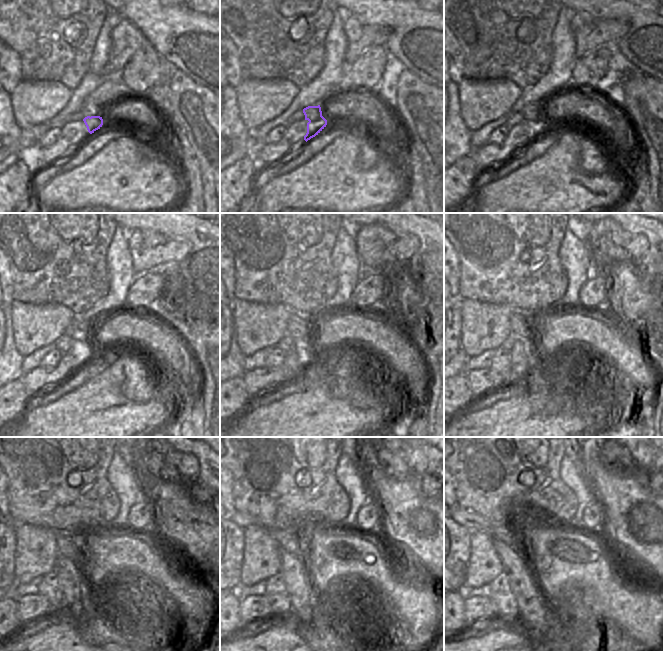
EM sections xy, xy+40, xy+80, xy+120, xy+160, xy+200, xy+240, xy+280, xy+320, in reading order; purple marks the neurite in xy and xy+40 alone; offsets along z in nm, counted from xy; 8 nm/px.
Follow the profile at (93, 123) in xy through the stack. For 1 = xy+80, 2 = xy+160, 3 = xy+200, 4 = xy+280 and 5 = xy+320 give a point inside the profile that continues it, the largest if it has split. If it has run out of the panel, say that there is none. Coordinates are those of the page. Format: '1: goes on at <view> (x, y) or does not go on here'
1: goes on at xy+80 (536, 125)
2: goes on at xy+160 (298, 325)
3: goes on at xy+200 (520, 331)
4: goes on at xy+280 (288, 540)
5: goes on at xy+320 (469, 519)

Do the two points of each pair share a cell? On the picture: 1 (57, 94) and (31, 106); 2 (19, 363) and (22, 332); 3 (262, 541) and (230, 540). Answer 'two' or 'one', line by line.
1: one
2: two
3: two

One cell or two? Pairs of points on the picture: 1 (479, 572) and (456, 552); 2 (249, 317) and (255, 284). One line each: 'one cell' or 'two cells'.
1: two cells
2: two cells

